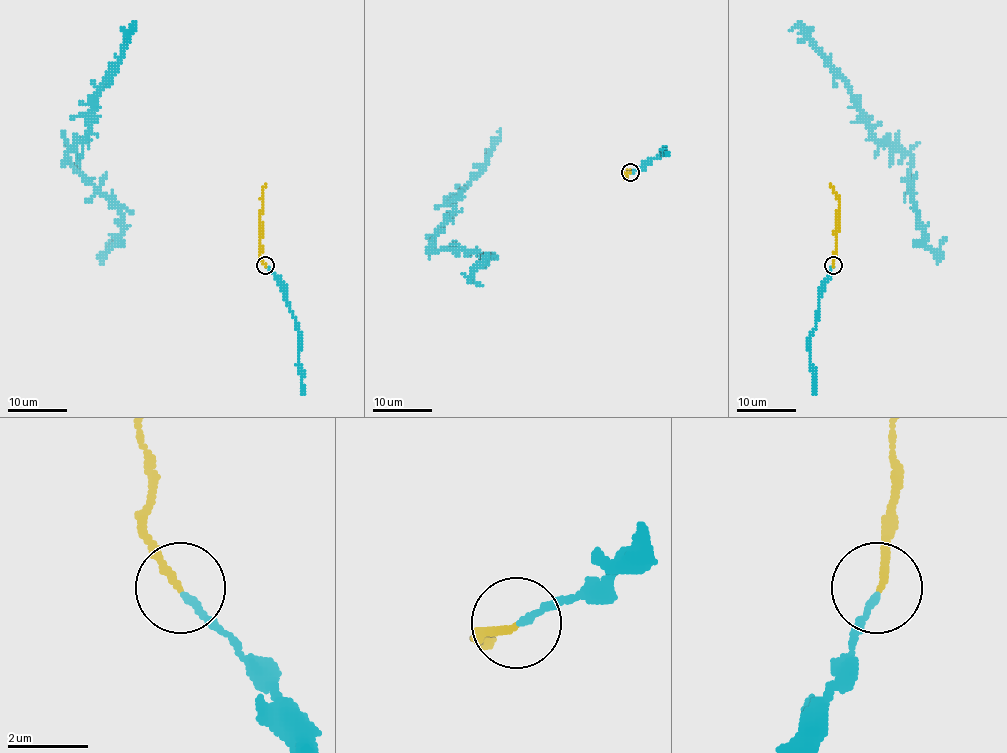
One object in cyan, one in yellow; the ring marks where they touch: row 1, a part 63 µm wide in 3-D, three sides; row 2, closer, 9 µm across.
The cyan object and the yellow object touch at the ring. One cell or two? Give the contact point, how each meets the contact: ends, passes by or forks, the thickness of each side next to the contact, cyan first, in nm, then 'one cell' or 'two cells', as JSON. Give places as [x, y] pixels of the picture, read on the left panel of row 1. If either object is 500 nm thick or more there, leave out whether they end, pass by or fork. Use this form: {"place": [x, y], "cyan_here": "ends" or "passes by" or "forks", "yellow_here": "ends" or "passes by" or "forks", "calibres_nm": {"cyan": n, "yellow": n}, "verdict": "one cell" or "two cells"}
{"place": [265, 265], "cyan_here": "ends", "yellow_here": "ends", "calibres_nm": {"cyan": 160, "yellow": 160}, "verdict": "one cell"}

